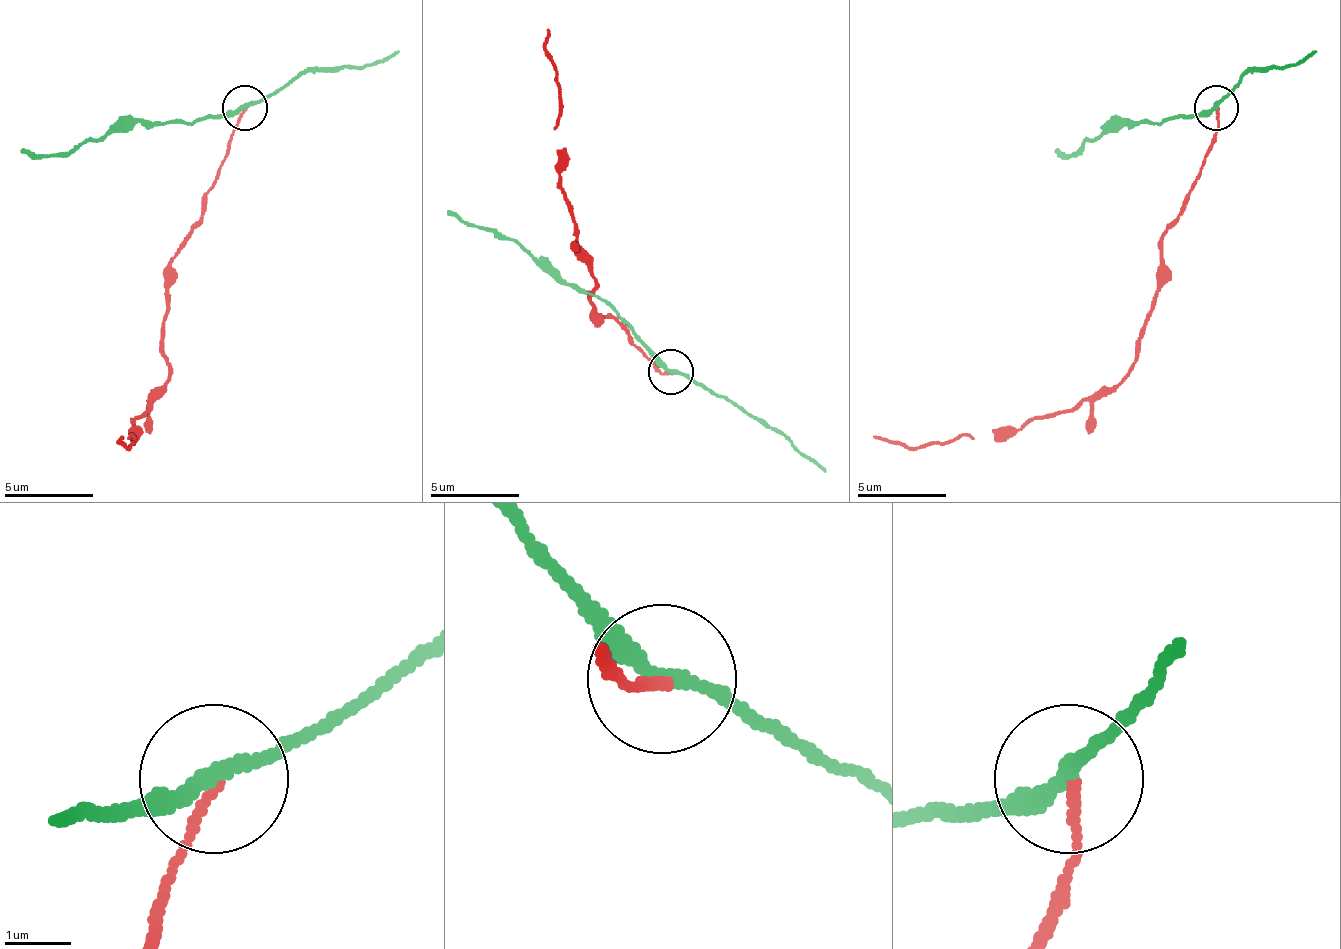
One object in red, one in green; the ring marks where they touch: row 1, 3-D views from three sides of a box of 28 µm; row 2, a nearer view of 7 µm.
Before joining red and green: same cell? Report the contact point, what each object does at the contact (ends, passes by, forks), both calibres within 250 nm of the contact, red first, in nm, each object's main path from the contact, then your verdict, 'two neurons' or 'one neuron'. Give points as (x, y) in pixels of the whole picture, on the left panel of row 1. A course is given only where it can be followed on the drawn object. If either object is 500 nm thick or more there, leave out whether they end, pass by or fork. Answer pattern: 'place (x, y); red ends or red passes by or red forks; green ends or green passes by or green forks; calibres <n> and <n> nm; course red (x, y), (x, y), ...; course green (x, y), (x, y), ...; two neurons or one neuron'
place (244, 107); red ends; green passes by; calibres 130 and 240 nm; course red (245, 106), (205, 214), (174, 258), (165, 384), (129, 437), (129, 446), (120, 437); course green (245, 106), (178, 124), (115, 124), (71, 151), (39, 155), (21, 146); two neurons

